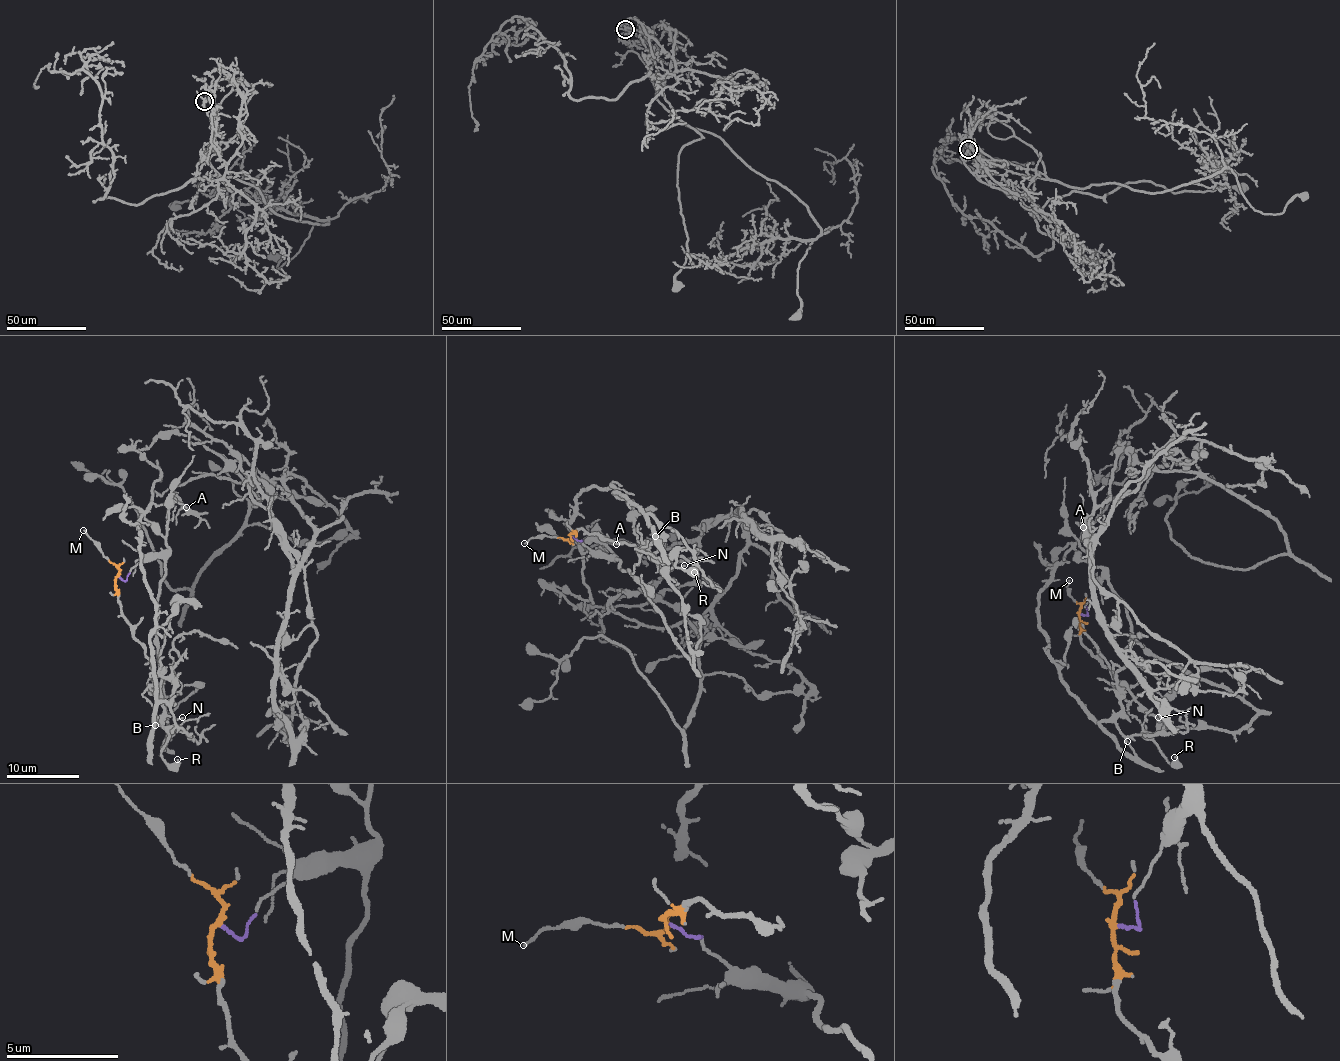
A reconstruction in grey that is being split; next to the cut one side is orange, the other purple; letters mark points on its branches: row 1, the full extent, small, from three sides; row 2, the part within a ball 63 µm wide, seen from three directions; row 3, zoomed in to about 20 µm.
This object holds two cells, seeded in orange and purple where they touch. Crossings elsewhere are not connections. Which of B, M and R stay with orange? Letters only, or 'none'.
B, M

